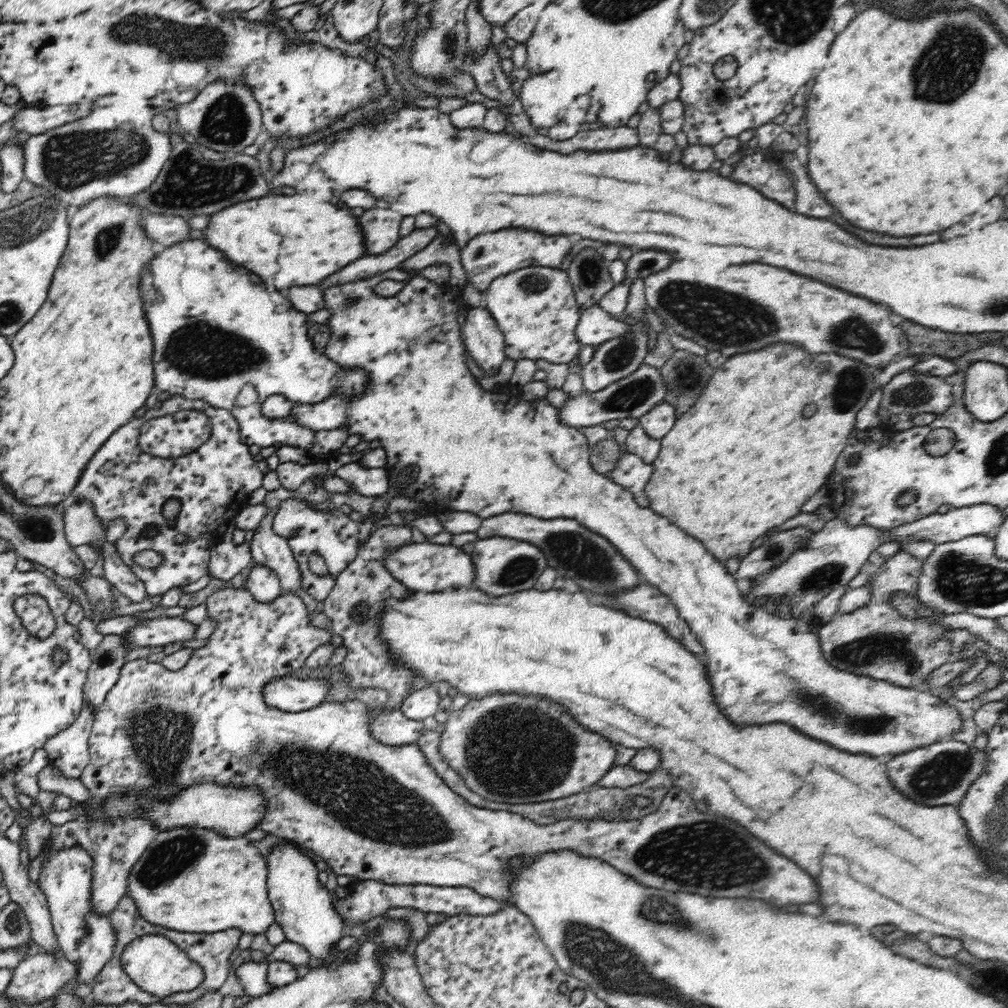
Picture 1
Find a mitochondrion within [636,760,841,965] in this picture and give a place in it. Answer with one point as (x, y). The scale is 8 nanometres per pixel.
(656, 909)

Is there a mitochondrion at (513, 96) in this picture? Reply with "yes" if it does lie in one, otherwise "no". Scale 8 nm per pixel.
no

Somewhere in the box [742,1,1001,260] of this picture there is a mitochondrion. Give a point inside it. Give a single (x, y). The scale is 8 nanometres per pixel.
(952, 62)

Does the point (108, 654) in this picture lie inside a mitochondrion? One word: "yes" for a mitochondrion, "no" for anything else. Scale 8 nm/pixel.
yes

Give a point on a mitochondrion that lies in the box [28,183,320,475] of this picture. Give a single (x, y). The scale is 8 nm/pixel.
(199, 349)

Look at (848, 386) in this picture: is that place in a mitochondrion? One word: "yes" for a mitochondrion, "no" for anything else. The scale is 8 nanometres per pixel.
yes

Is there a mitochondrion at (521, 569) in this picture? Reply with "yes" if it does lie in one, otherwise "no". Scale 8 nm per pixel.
yes

